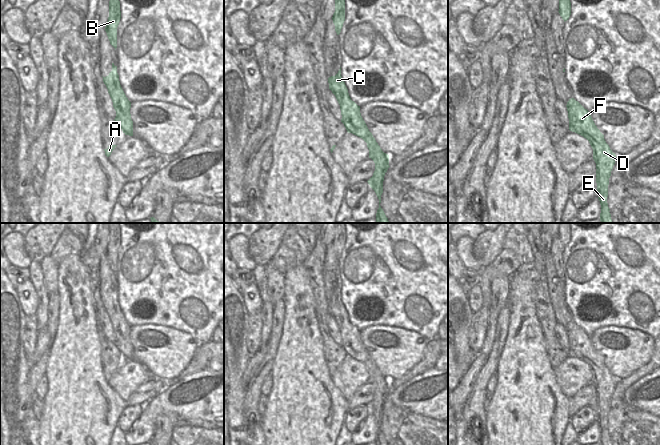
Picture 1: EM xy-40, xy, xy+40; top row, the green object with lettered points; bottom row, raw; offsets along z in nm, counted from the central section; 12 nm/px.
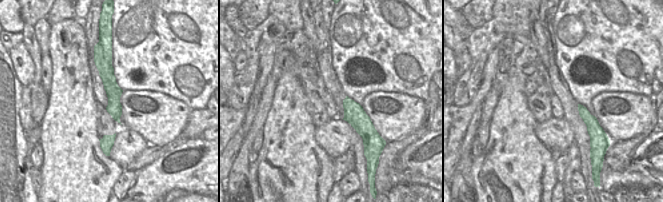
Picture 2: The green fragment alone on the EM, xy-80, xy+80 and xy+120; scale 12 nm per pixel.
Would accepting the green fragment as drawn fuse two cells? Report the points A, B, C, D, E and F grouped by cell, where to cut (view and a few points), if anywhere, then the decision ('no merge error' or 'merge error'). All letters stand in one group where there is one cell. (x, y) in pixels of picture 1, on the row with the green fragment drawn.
A B C / D E F | xy (357, 105), (351, 110), (351, 124), (353, 126), (351, 132) | merge error

